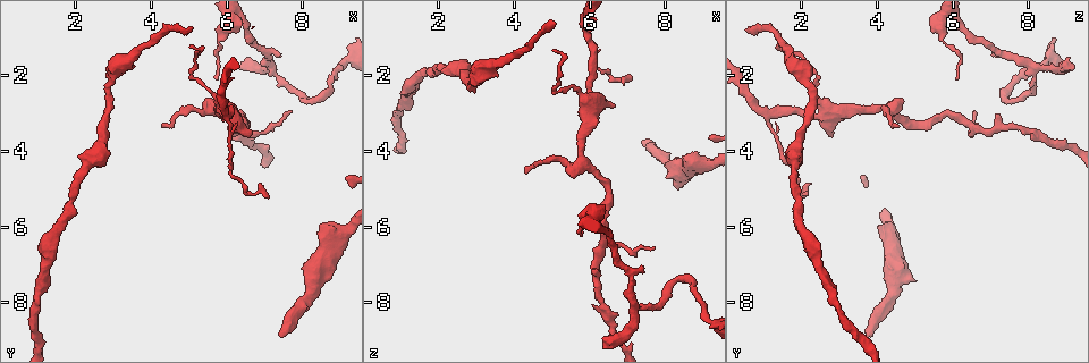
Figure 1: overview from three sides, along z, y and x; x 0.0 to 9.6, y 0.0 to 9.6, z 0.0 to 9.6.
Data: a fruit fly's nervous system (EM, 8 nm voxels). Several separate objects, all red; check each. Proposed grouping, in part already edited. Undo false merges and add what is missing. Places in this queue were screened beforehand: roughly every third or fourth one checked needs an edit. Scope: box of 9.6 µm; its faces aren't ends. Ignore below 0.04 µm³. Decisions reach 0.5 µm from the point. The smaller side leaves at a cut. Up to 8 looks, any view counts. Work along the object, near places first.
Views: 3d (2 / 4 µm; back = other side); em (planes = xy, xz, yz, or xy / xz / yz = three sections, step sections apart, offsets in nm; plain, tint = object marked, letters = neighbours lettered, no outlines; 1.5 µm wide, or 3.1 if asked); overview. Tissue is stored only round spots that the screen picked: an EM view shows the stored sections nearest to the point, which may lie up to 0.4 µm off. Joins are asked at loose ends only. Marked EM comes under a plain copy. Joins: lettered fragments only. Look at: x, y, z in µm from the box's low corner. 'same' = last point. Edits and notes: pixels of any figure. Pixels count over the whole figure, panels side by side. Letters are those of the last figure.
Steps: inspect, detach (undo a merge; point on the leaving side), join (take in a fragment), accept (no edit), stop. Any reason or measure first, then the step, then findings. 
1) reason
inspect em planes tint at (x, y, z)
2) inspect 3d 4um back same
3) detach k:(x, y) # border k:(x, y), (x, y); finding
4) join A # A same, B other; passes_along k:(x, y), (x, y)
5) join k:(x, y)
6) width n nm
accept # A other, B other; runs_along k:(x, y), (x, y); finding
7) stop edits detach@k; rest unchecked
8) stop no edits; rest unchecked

tapers out
inspect em xy step 8 letters at (5.10, 0.75, 0.75)

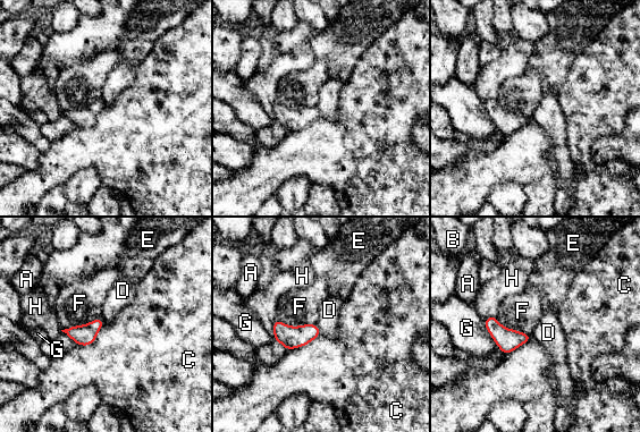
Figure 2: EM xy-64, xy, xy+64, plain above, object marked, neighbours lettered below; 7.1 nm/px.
cut it another way
inspect em planes letters same

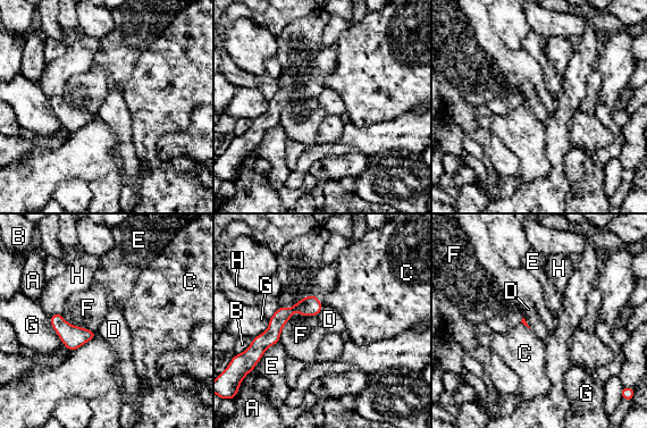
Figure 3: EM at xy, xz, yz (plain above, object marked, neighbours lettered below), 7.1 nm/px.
longest_contact F 340 nm
accept # A other, B other, C other, D other, E other, F other, G other, H other; none of them fits

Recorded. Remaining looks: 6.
branch stops here
inspect em planes letters at (7.45, 1.45, 7.05)

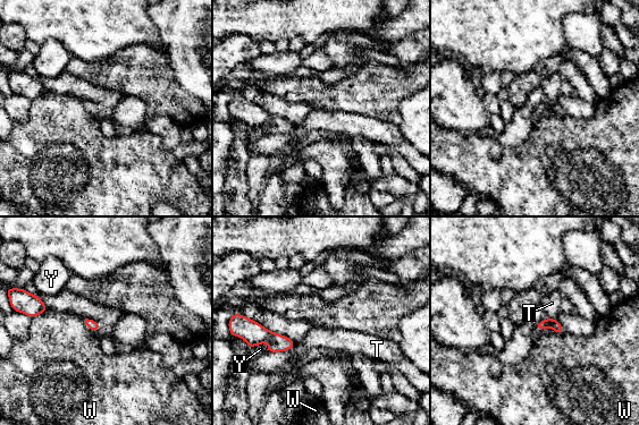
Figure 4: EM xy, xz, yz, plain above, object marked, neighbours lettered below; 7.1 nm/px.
accept # T other, W other, Y other; border 4:(296, 342), (286, 350), (267, 353); no lettered fragment goes on from it

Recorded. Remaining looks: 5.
sudden change in width
inspect 3d 2um at (3.05, 1.95, 2.10)

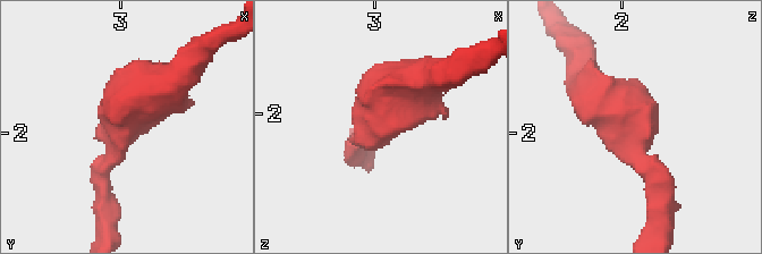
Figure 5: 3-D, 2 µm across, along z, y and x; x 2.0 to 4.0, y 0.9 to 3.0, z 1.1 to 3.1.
arm_widths 190, 300 nm
inspect em yz step 8 tint at (2.98, 2.00, 2.14)

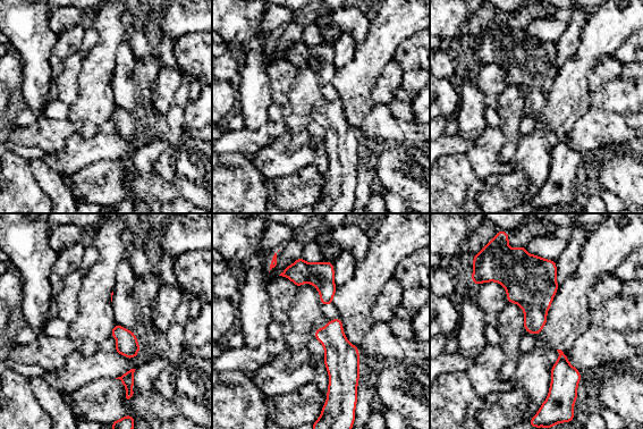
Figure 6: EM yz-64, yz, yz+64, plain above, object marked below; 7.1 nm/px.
inspect em planes letters same

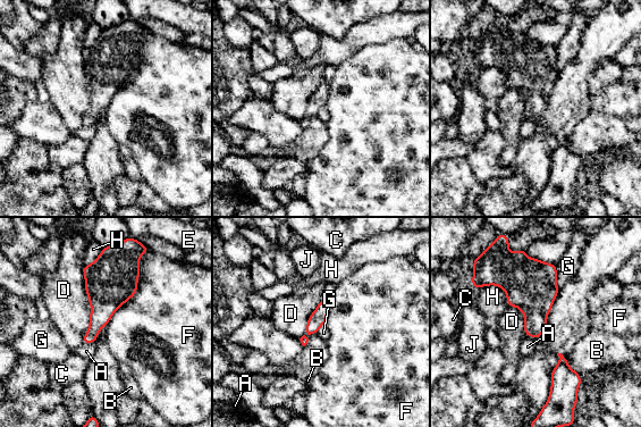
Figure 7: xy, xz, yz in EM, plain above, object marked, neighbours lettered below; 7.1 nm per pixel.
longest_contact D 550 nm
accept # A other, B other, C other, D other, E other, F other, G other, H other, J other; continuous, no second neuron

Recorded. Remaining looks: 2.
stop no edits; rest unchecked

